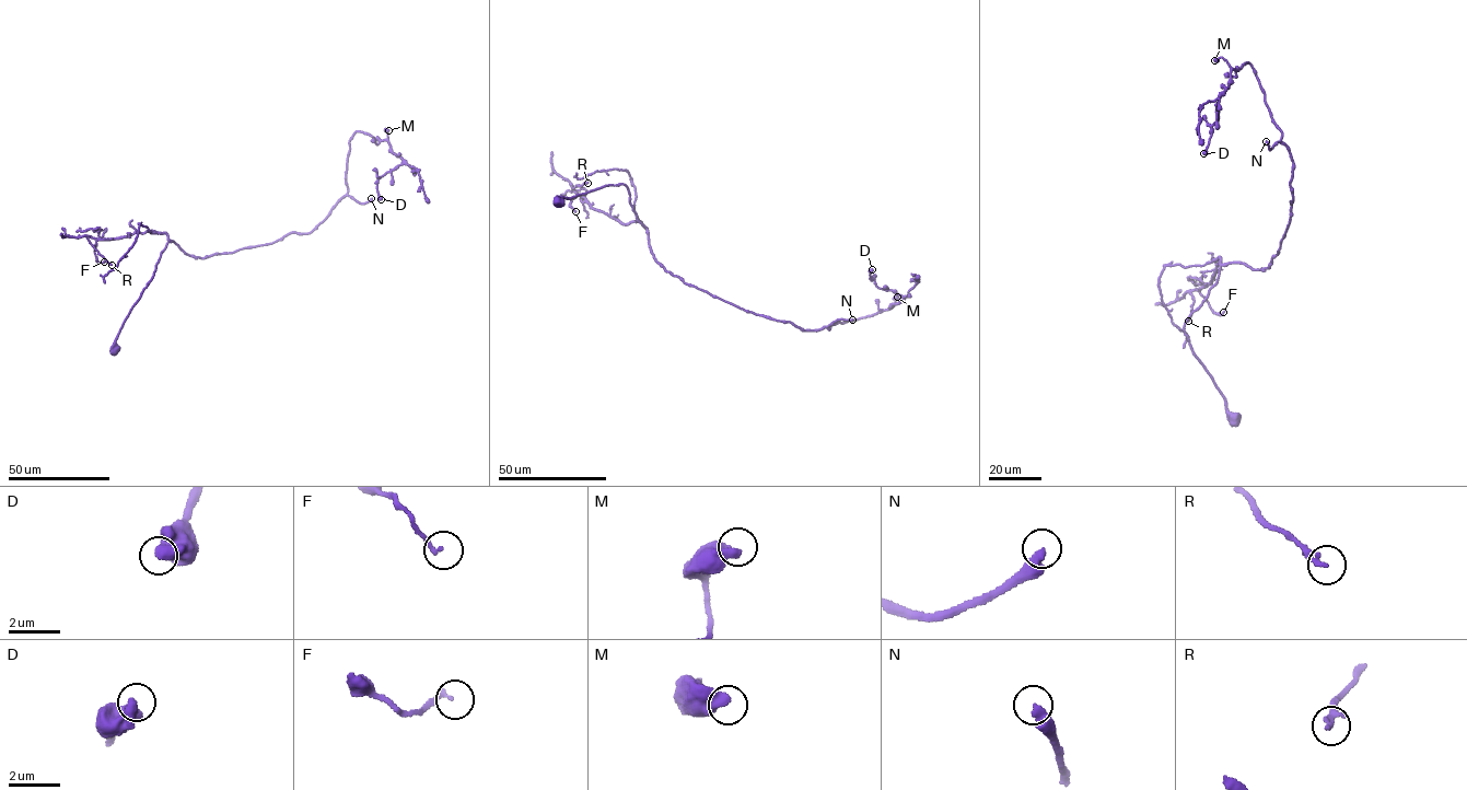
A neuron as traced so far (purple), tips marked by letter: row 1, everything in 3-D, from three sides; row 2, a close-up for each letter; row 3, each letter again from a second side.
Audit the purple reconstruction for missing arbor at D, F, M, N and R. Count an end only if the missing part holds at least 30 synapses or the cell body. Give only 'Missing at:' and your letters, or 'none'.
Missing at: N

